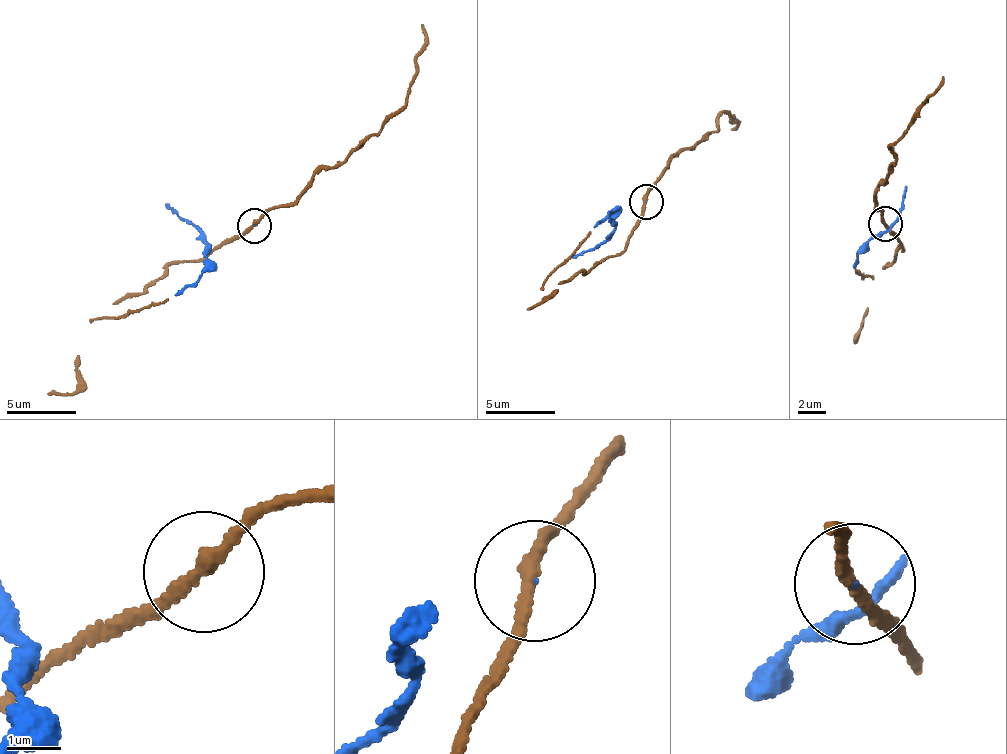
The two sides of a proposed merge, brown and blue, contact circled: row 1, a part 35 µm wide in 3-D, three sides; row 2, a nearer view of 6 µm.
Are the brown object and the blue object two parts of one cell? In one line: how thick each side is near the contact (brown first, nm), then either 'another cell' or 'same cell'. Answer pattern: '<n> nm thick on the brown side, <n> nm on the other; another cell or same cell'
200 nm thick on the brown side, 20 nm on the other; same cell

